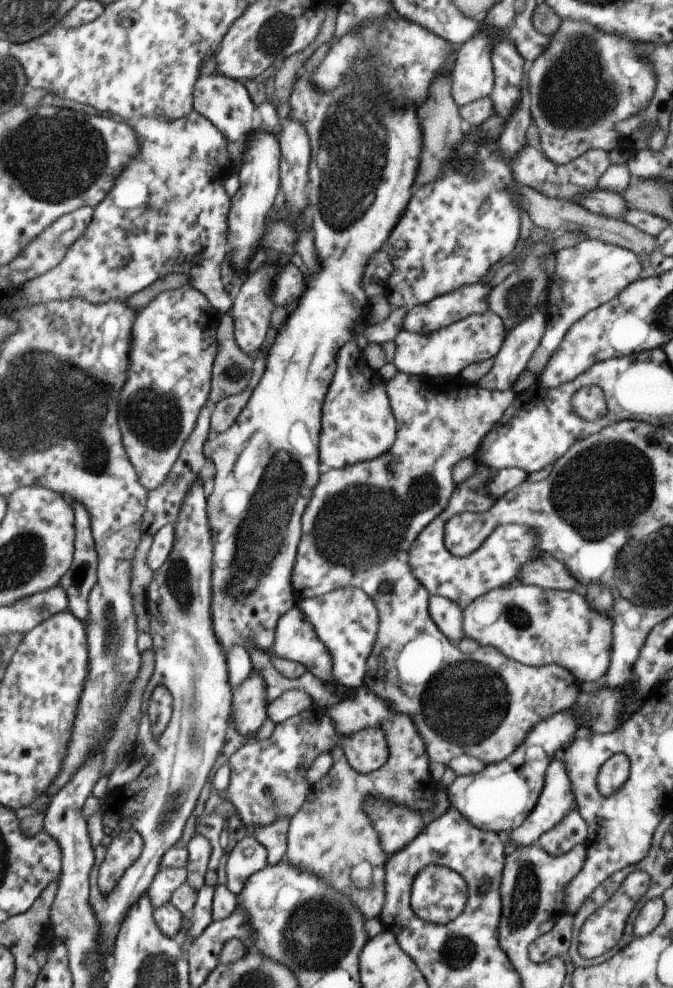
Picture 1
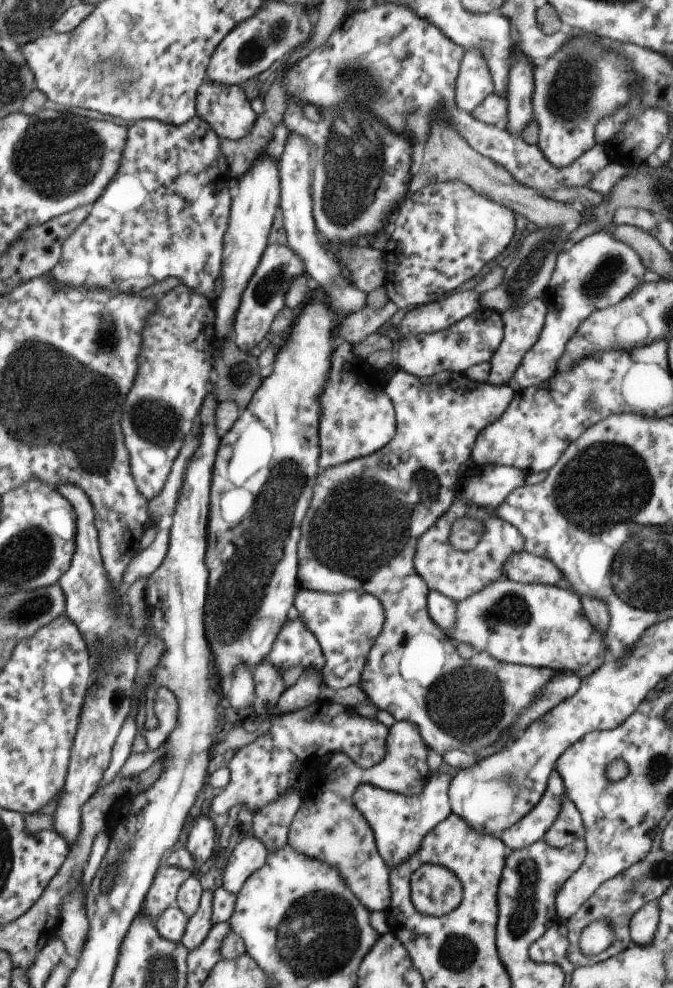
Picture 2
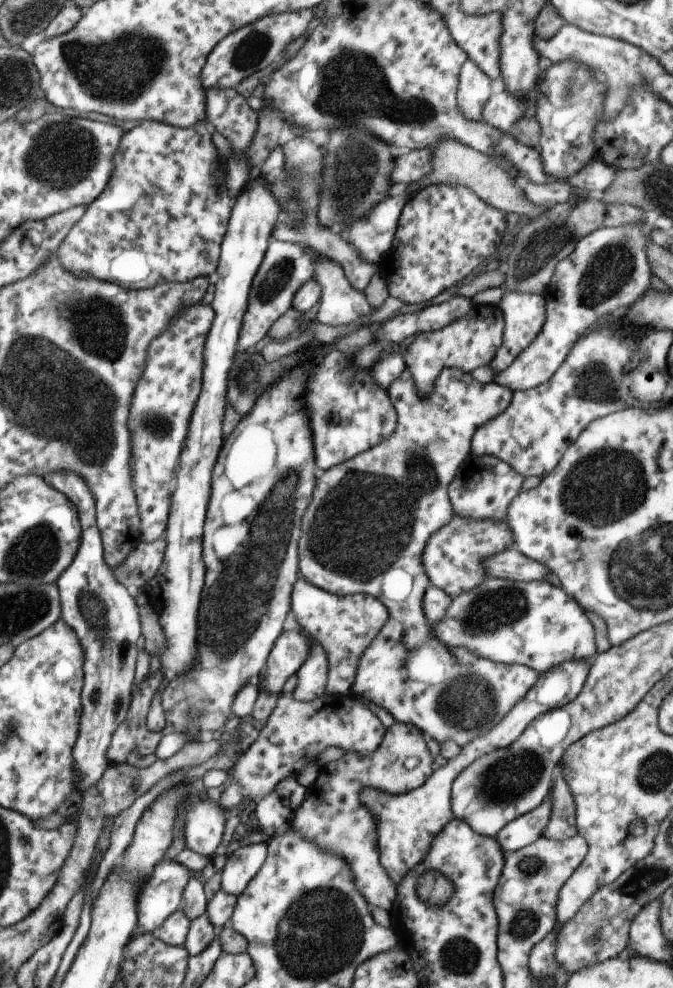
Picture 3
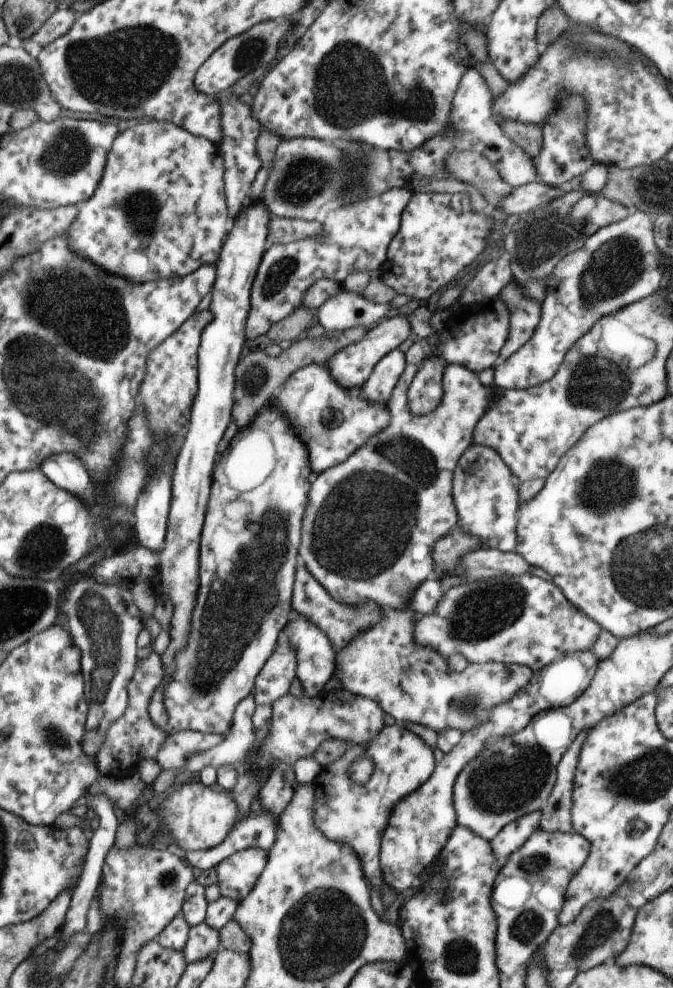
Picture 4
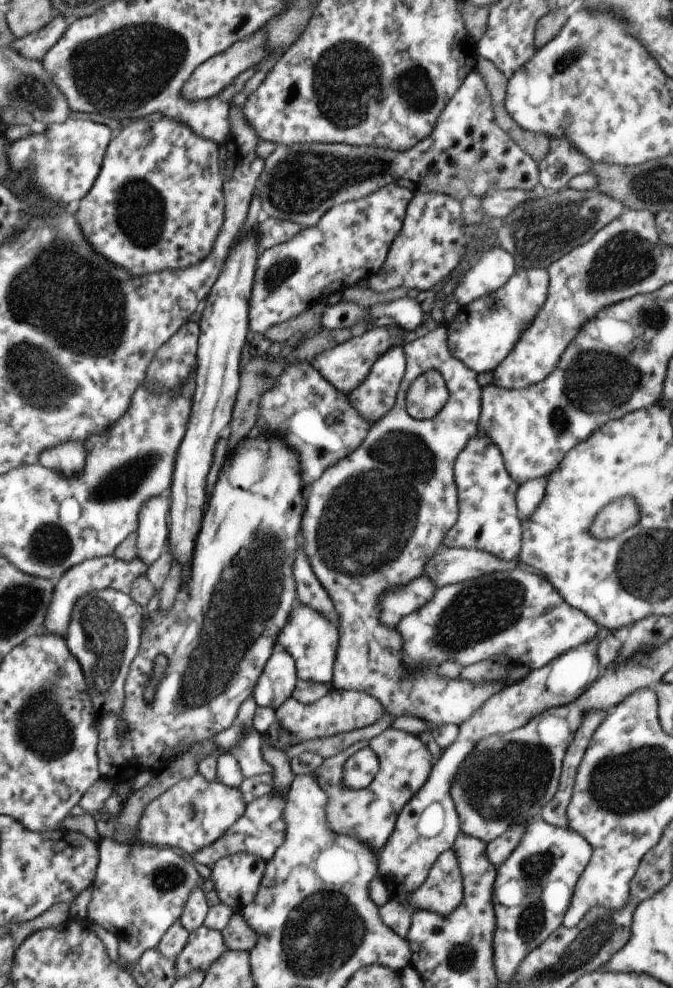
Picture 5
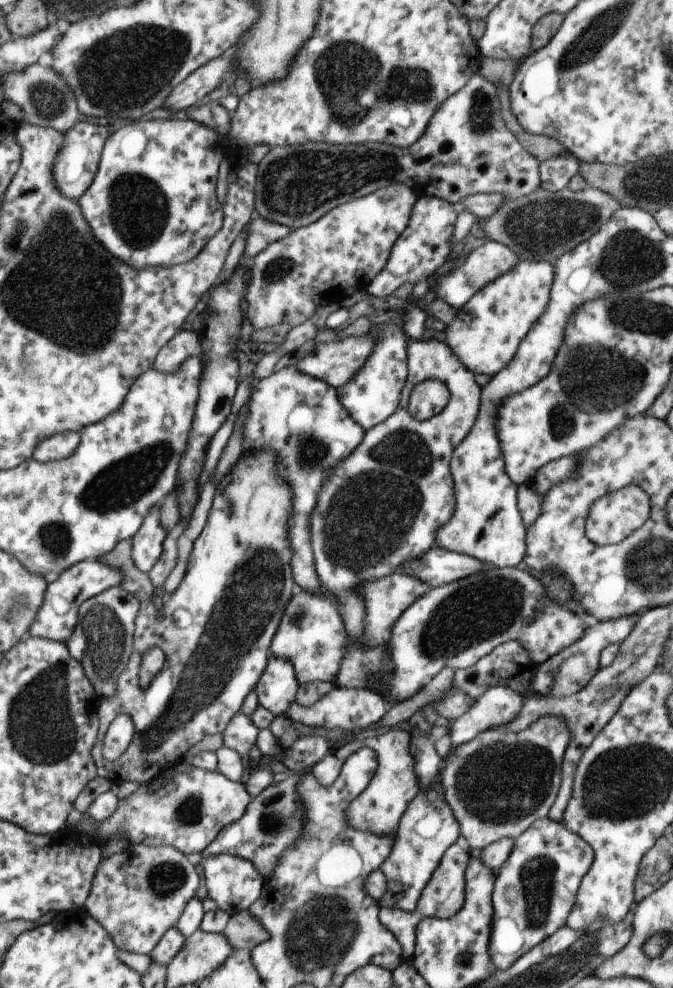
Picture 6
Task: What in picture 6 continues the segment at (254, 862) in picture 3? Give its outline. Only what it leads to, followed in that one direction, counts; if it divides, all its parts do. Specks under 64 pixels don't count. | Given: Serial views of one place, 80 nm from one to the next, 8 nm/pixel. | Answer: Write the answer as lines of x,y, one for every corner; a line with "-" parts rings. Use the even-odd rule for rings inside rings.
223,854
212,857
204,856
199,863
203,868
207,896
229,916
236,912
246,911
249,905
257,900
261,887
264,885
264,880
262,879
262,874
249,860
230,854

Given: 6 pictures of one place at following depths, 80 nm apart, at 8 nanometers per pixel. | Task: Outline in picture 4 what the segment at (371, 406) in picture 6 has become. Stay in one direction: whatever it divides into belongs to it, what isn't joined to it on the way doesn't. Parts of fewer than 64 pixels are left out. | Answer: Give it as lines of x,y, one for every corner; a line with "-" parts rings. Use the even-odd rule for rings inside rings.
398,349
382,356
360,388
362,397
366,401
383,403
386,406
389,395
403,372
404,364
404,354

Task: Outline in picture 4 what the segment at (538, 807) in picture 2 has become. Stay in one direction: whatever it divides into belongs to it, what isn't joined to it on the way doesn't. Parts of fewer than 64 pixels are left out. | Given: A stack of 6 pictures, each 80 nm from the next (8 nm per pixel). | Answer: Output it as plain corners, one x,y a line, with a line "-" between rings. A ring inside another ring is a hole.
533,811
507,823
488,841
493,856
500,866
505,864
510,853
517,850
529,838
529,835
533,834
533,831
540,828
541,813
541,811

